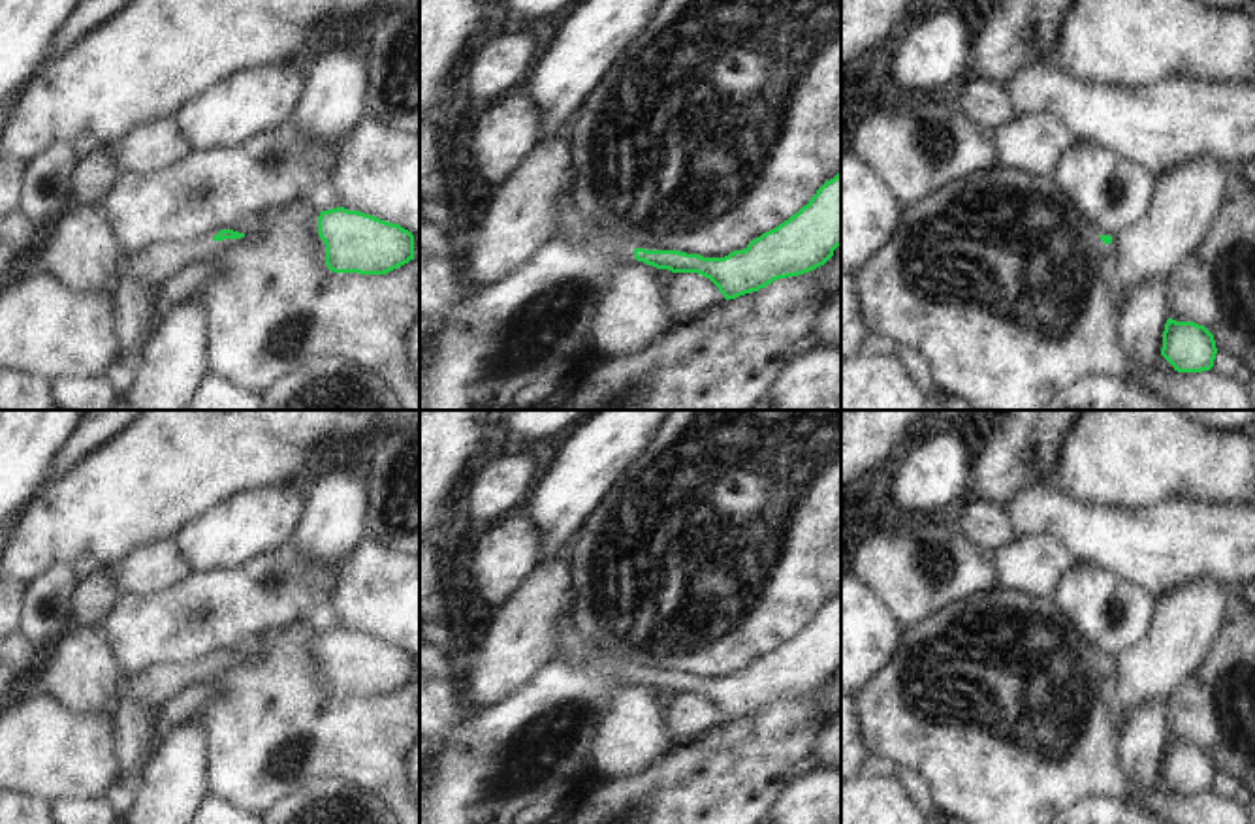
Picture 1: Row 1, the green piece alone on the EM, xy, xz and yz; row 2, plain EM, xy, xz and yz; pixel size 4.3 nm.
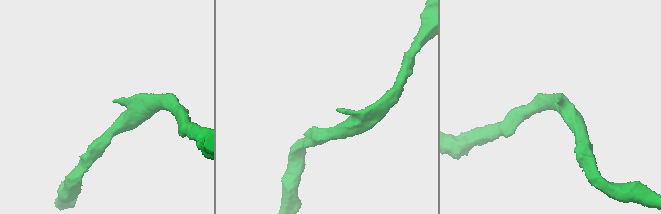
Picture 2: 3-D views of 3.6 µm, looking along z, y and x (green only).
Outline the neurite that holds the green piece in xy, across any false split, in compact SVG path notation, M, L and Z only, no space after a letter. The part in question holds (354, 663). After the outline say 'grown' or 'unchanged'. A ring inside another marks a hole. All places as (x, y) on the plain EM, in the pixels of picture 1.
M322 632L318 657L333 694L386 696L414 681L414 657L408 651L359 632Z; unchanged

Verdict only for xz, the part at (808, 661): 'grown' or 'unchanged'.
grown

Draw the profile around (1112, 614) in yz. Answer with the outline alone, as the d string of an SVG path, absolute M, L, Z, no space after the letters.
M1089 564L1067 574L1054 600L1091 649L1112 660L1148 638L1157 610L1153 594Z

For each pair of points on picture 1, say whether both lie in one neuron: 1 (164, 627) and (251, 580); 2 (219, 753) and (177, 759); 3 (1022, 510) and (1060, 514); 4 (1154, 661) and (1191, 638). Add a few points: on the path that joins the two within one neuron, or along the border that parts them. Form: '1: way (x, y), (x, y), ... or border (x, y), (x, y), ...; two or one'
1: way (185, 621), (230, 601); one
2: border (190, 719), (202, 744), (206, 792), (209, 796); two
3: way (1032, 510), (1050, 510); one
4: way (1163, 659), (1182, 640); one

